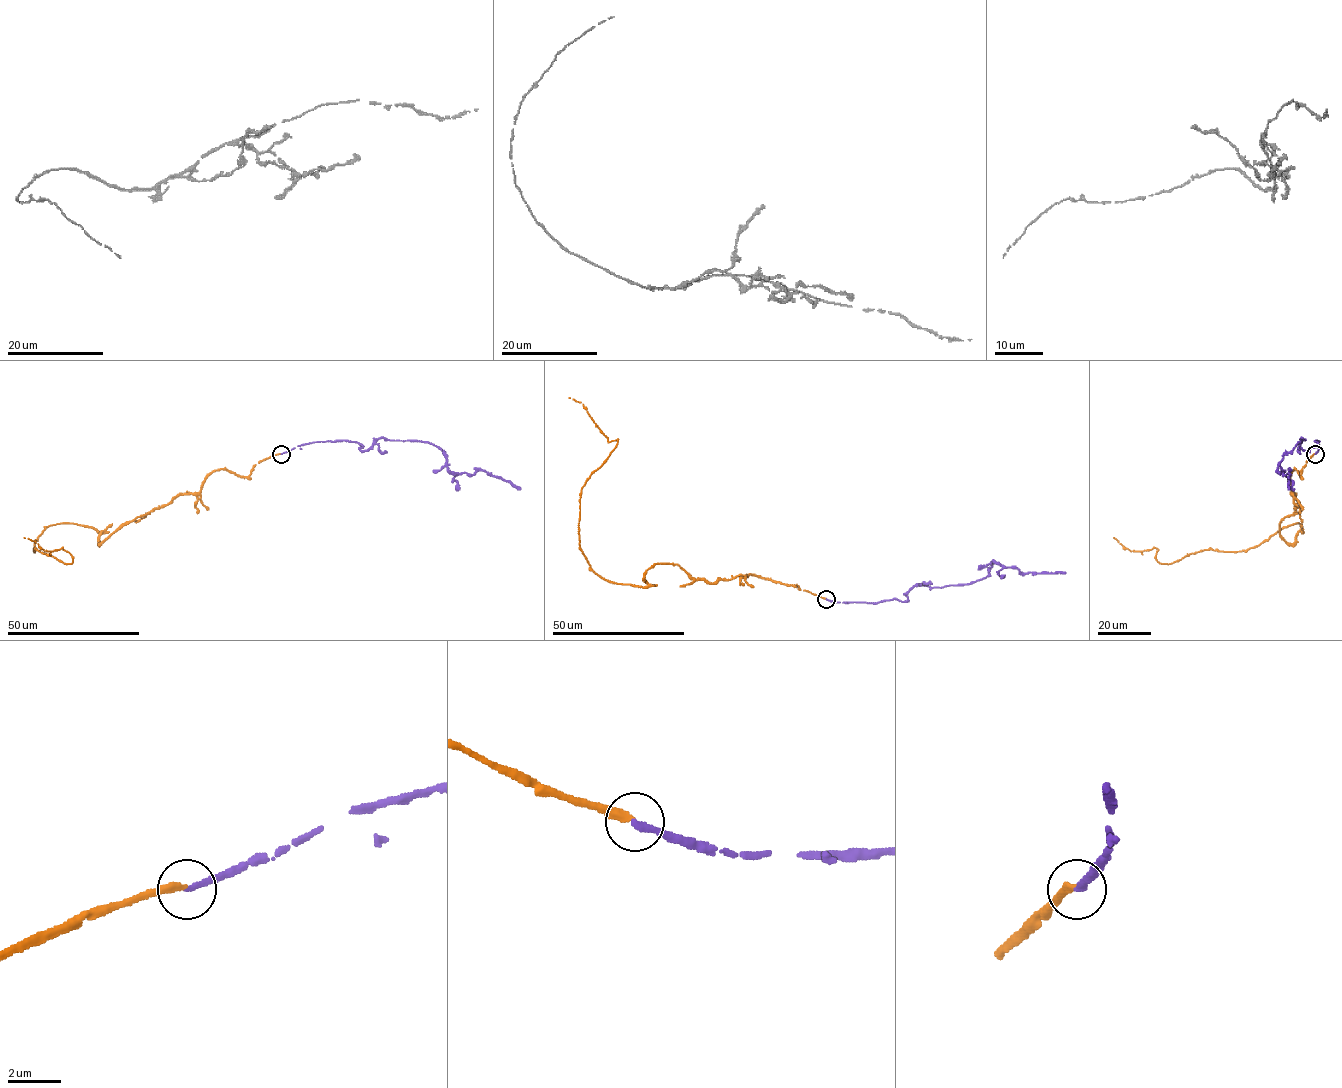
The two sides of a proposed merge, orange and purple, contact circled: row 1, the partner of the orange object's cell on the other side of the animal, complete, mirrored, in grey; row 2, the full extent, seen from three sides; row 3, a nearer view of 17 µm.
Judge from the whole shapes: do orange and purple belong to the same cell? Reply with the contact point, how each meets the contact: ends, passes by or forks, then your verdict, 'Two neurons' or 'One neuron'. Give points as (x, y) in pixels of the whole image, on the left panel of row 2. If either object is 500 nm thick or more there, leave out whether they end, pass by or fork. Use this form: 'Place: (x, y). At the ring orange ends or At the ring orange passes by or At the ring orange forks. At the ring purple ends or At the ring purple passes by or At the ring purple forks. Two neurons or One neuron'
Place: (281, 454). At the ring orange ends. At the ring purple ends. Two neurons

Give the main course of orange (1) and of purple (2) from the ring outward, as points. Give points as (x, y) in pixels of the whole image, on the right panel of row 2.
1: (1315, 454), (1290, 477), (1298, 505), (1279, 534), (1293, 543), (1299, 523), (1245, 551), (1170, 564), (1113, 537)
2: (1315, 454), (1318, 441), (1304, 450), (1301, 438), (1283, 456), (1277, 470), (1290, 470), (1288, 489)

